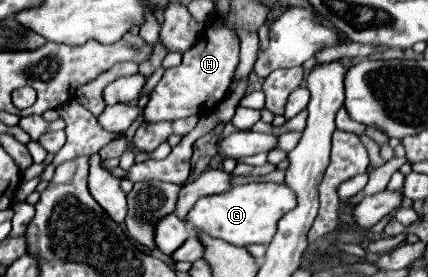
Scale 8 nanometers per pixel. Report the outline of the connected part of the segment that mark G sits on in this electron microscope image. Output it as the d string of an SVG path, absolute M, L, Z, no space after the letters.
M251 182L233 186L231 190L215 196L203 196L185 216L193 232L221 238L235 246L269 244L277 232L277 222L291 210L291 200L297 200L295 192L287 184L275 182Z

